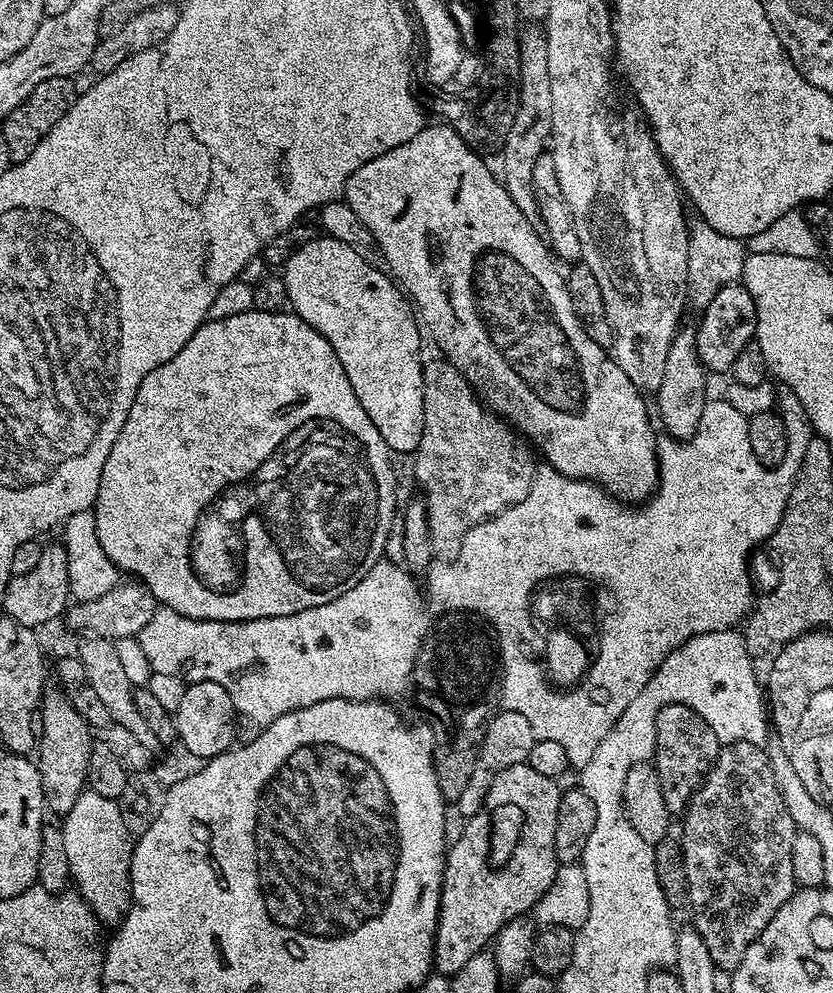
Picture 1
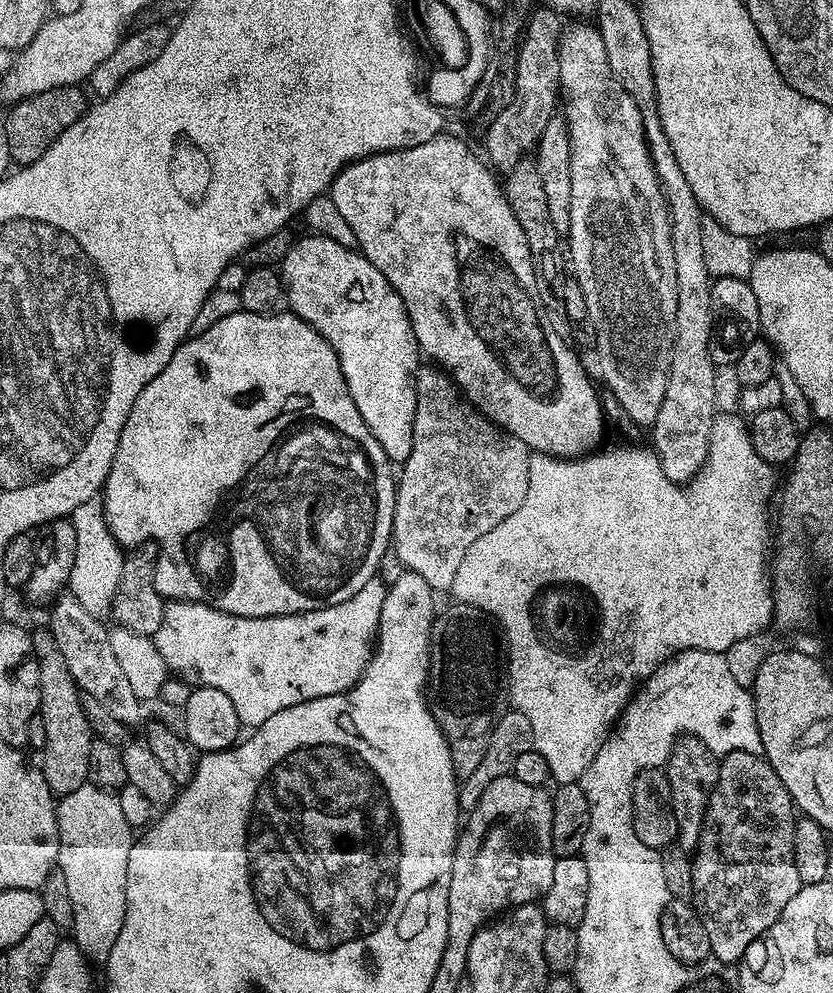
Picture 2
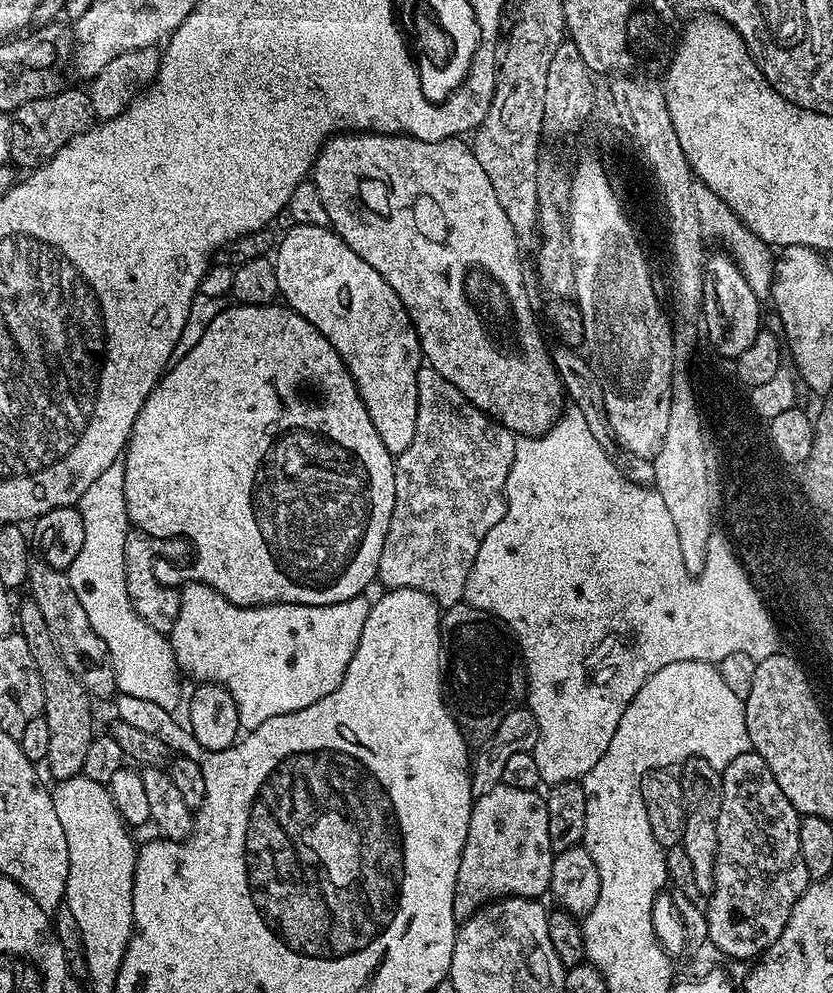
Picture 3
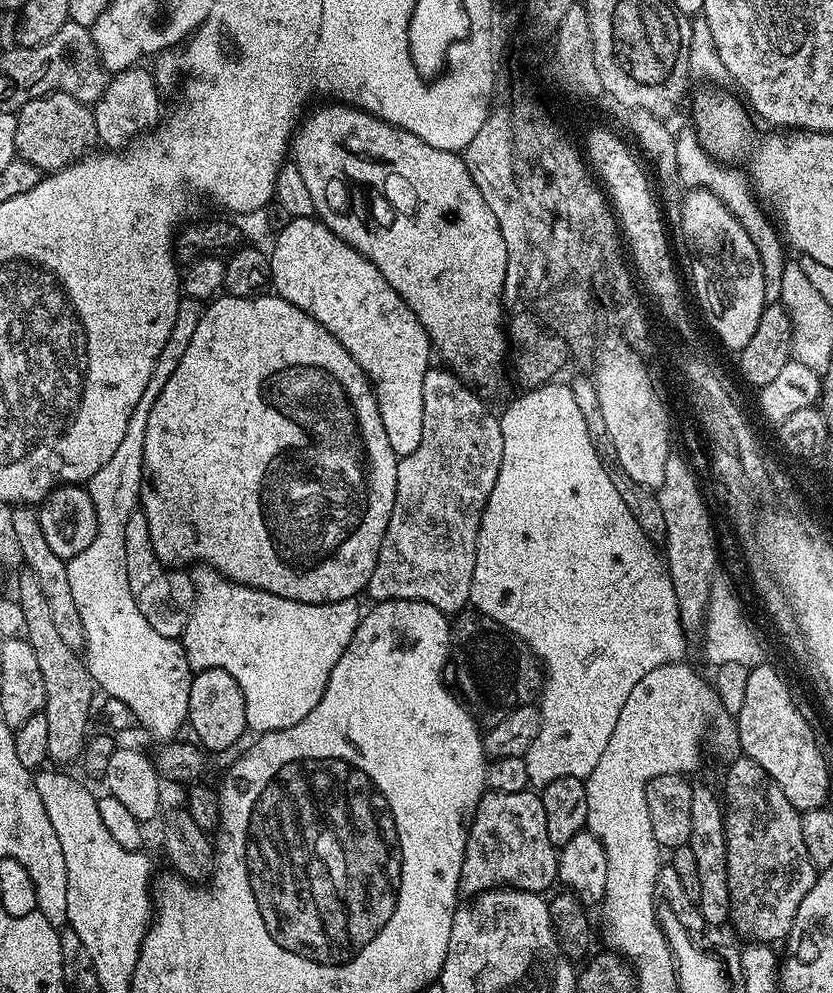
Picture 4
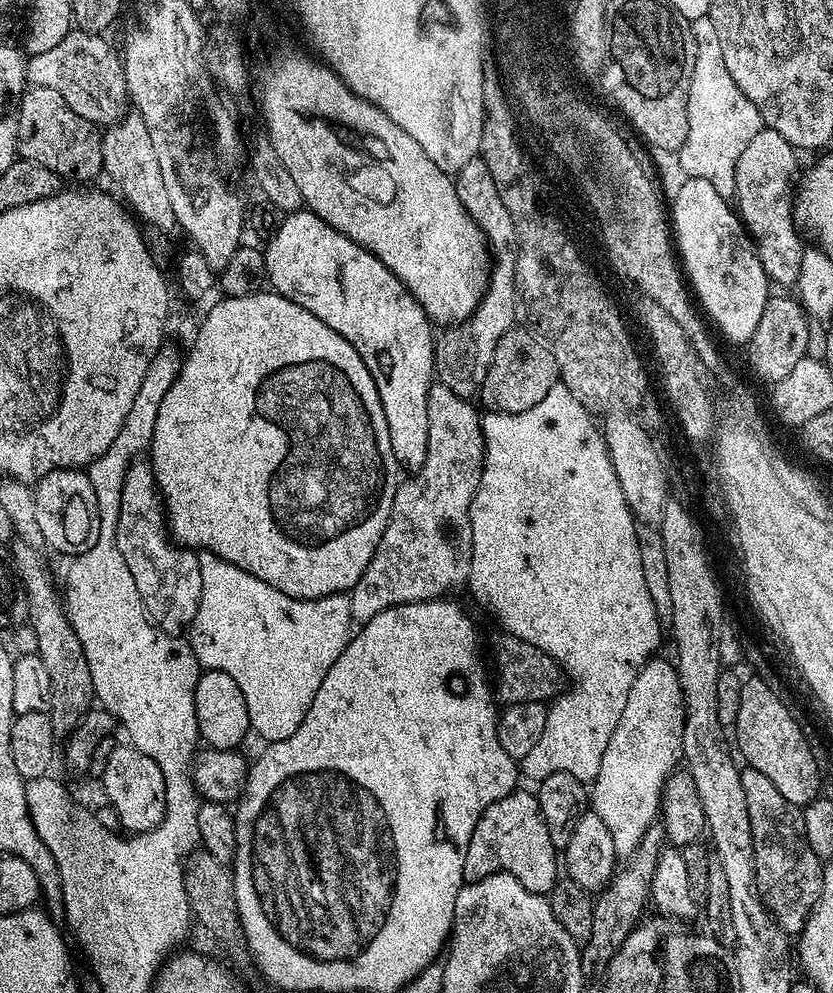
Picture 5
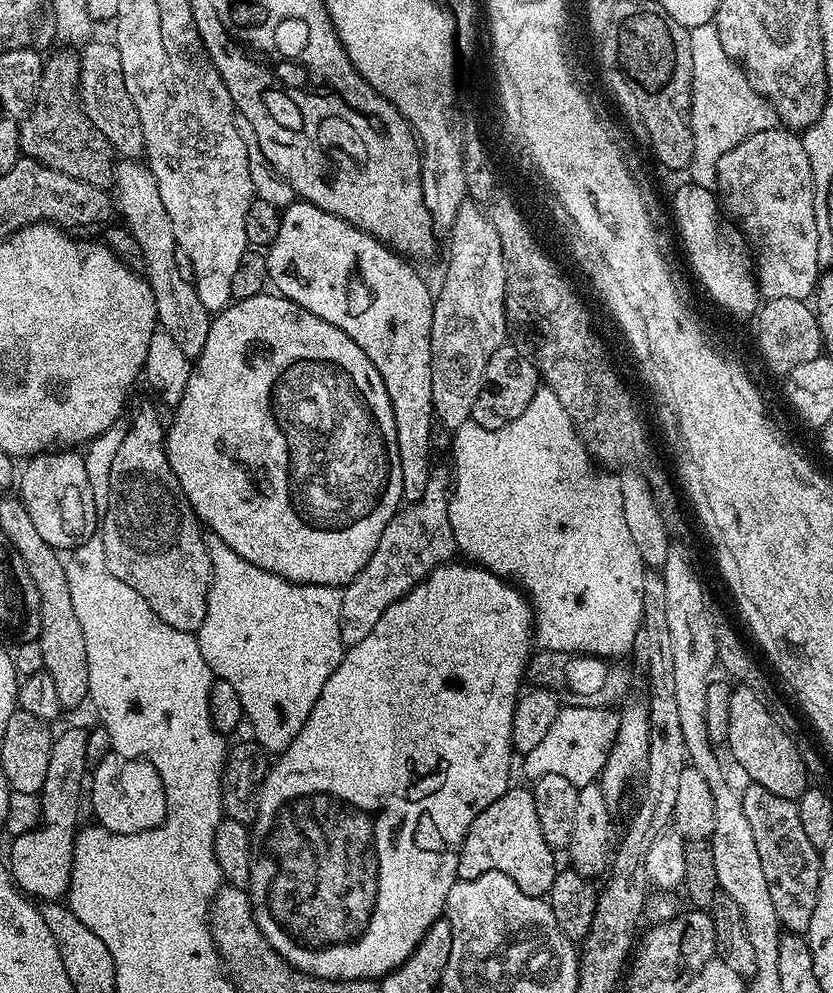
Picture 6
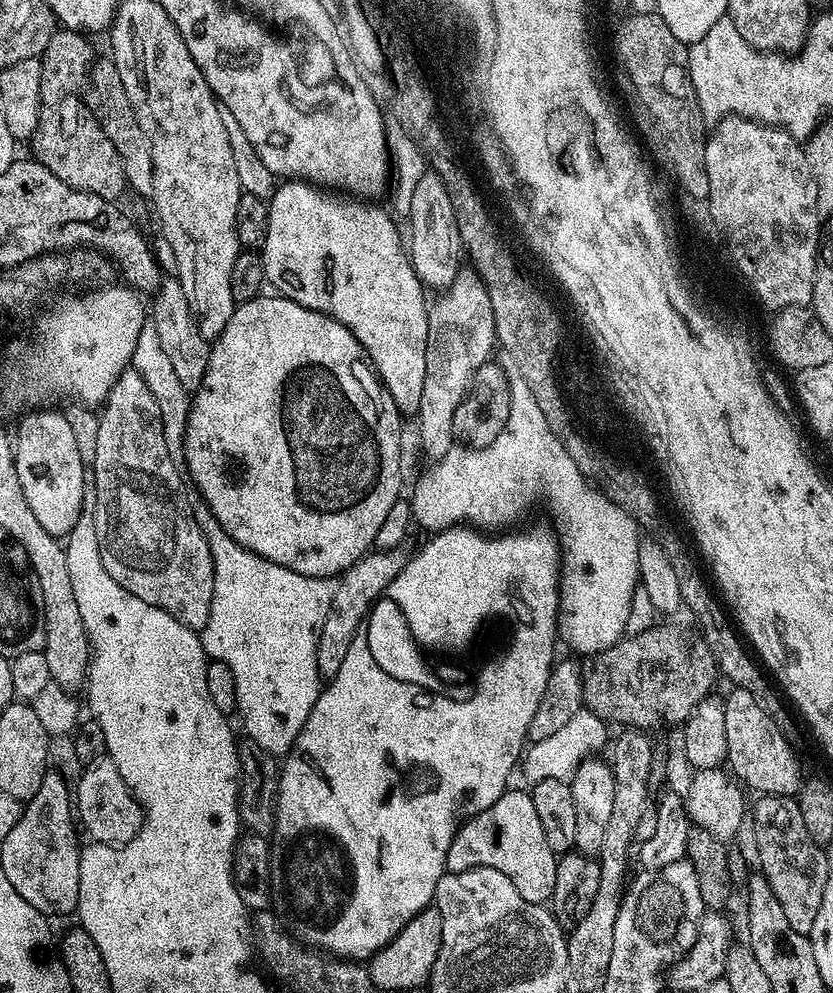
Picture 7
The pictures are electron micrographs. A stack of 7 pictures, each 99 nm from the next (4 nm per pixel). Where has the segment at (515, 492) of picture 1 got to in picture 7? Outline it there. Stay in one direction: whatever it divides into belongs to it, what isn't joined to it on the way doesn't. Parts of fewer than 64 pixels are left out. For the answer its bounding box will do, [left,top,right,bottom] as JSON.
[318,550,405,678]

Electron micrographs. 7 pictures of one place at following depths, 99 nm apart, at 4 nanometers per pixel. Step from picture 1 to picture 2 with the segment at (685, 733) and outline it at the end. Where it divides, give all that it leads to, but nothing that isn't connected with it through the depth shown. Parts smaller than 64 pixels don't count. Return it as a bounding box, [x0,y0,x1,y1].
[666,735,720,854]

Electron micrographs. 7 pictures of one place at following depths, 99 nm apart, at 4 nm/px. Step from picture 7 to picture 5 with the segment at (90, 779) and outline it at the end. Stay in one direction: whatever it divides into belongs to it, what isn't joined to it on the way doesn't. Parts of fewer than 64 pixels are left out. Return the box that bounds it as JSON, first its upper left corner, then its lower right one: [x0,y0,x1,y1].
[100,743,165,834]

